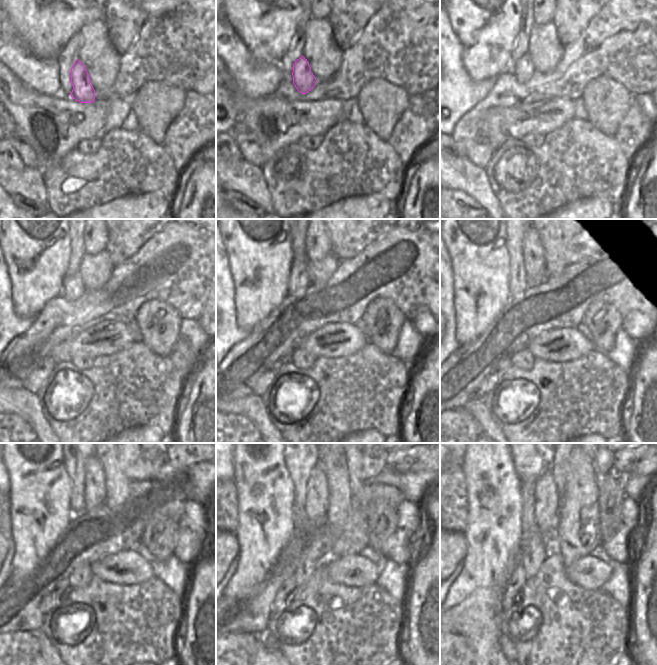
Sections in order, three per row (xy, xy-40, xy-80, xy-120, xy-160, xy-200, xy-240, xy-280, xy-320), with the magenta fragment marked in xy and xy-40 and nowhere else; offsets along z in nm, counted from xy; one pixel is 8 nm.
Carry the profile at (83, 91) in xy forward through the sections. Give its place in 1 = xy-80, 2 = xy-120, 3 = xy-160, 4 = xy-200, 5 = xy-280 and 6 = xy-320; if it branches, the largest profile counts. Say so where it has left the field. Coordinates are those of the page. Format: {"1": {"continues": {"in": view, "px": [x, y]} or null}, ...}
{"1": {"continues": {"in": "xy-80", "px": [523, 68]}}, "2": {"continues": {"in": "xy-120", "px": [73, 287]}}, "3": {"continues": {"in": "xy-160", "px": [299, 281]}}, "4": {"continues": {"in": "xy-200", "px": [520, 282]}}, "5": {"continues": {"in": "xy-280", "px": [300, 463]}}, "6": {"continues": {"in": "xy-320", "px": [528, 463]}}}

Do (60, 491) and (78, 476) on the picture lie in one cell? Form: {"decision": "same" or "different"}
{"decision": "different"}

